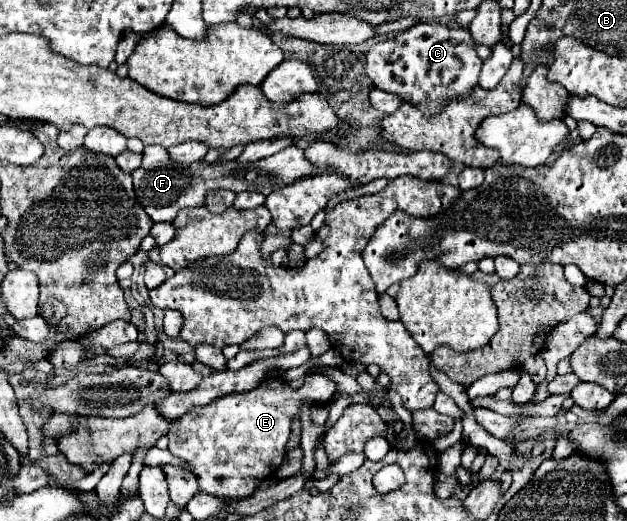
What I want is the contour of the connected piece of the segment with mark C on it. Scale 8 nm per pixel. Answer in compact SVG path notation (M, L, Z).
M416 22L394 38L370 46L366 54L366 76L376 88L400 96L404 102L418 106L426 118L432 118L444 110L446 102L470 96L474 88L478 88L482 64L468 28Z

